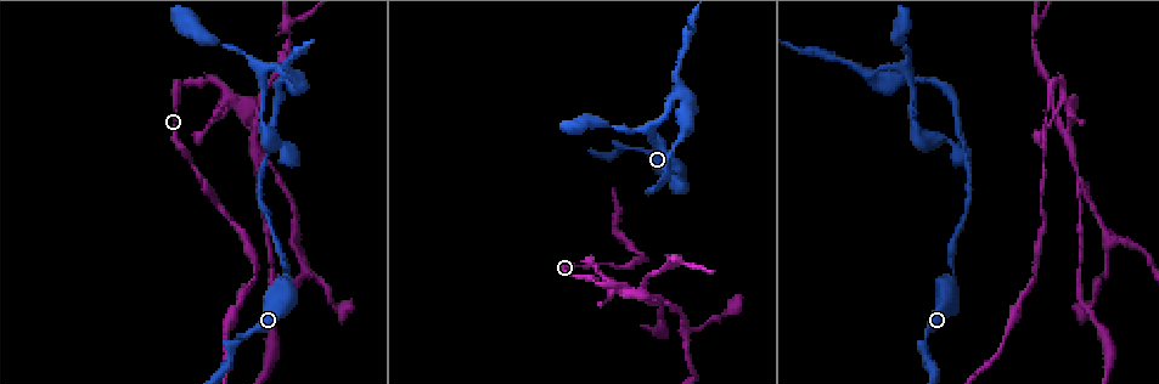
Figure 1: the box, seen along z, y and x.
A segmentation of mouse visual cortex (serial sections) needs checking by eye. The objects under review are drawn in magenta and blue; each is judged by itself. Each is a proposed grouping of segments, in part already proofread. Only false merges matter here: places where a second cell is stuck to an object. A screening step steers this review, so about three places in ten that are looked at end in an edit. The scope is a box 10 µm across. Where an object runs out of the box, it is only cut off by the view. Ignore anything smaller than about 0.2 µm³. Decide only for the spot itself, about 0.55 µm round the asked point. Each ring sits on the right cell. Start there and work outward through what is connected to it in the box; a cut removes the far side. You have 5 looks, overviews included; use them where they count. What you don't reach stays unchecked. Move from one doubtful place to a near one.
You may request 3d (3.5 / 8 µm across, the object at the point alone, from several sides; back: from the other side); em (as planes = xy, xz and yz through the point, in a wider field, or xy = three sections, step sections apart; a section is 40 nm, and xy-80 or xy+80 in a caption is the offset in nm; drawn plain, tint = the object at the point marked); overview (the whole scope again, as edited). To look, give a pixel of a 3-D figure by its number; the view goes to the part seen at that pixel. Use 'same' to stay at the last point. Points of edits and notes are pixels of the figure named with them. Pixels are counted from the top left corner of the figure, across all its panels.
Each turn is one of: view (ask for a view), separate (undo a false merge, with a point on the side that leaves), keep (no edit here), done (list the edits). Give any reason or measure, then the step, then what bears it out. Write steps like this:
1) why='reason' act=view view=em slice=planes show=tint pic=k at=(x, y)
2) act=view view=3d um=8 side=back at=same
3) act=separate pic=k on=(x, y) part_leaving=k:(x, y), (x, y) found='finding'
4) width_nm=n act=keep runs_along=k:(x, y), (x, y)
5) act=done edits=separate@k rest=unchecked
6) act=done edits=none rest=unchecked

why='sharp bend' act=view view=3d um=8 pic=1 at=(183, 85)

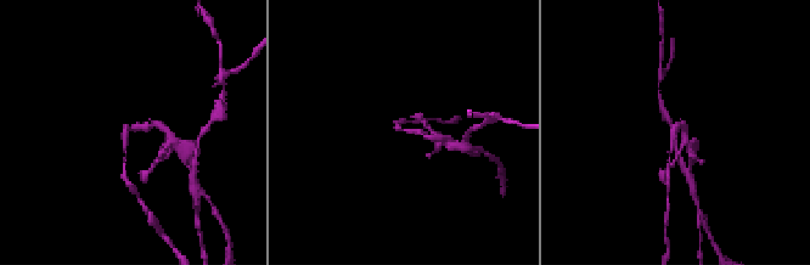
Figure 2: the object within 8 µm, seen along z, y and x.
arm_widths_nm=100,150 why='now the EM' act=view view=em slice=xy step=1 show=tint at=same

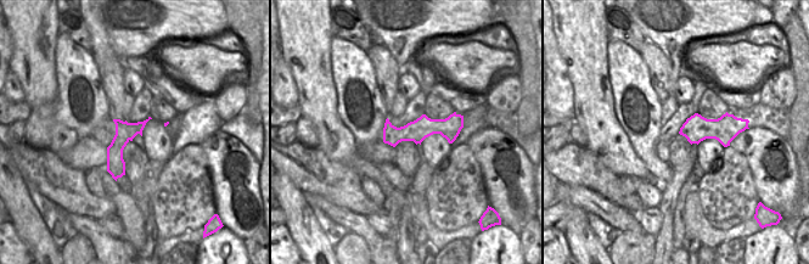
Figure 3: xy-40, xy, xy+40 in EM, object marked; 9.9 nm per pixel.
act=separate pic=2 on=(684, 127) part_leaving=2:(403, 130), (444, 140) found='two cells meet here'

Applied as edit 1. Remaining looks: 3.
why='narrows sharply' act=view view=3d um=3.5 pic=1 at=(192, 165)

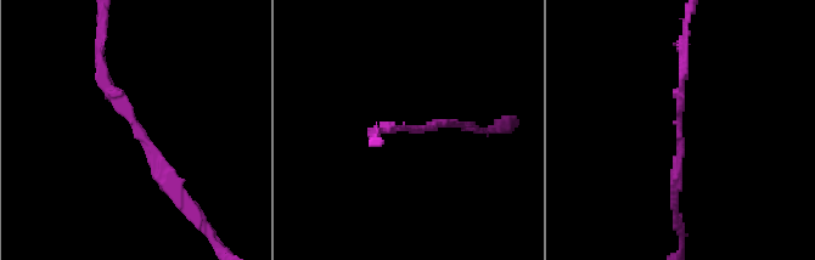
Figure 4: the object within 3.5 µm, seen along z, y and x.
act=view view=em slice=xy step=1 show=tint pic=4 at=(406, 128)

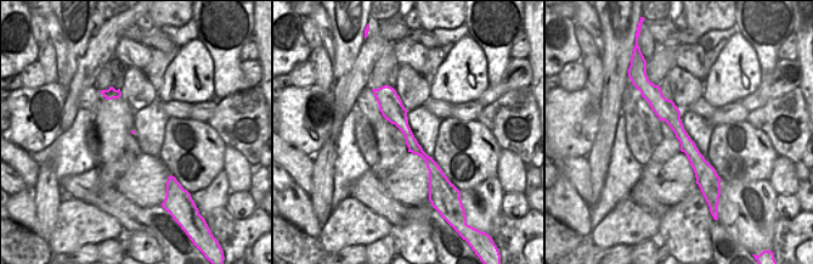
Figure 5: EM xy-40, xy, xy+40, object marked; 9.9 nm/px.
act=keep runs_along=4:(101, 61), (105, 88), (179, 199) found='continuous, no second cell'

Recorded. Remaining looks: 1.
act=done edits=separate@2 rest=unchecked

